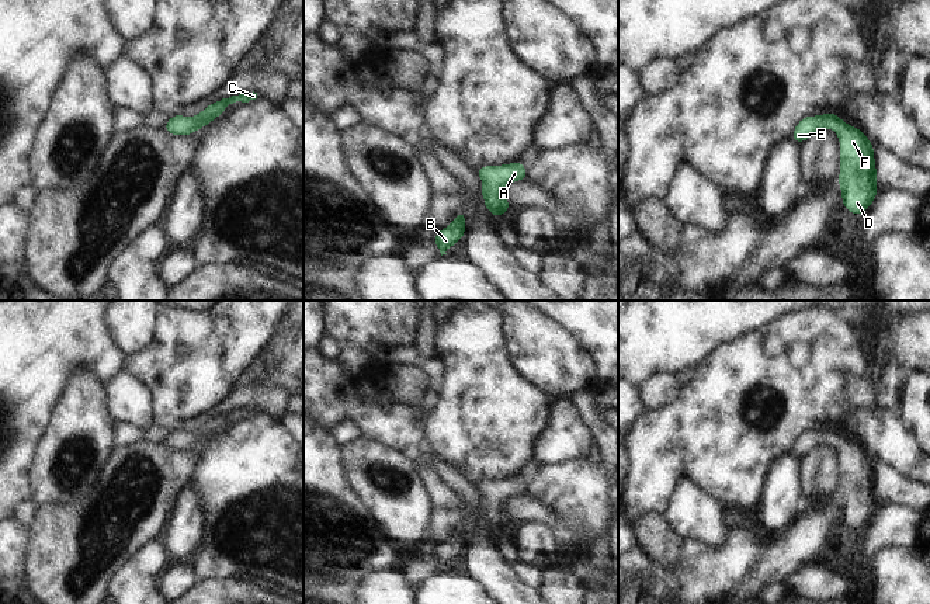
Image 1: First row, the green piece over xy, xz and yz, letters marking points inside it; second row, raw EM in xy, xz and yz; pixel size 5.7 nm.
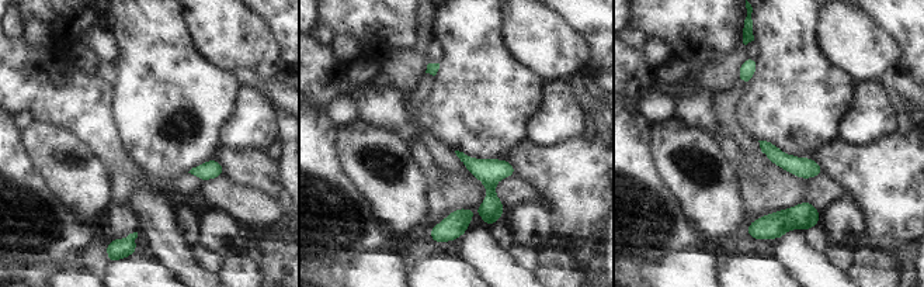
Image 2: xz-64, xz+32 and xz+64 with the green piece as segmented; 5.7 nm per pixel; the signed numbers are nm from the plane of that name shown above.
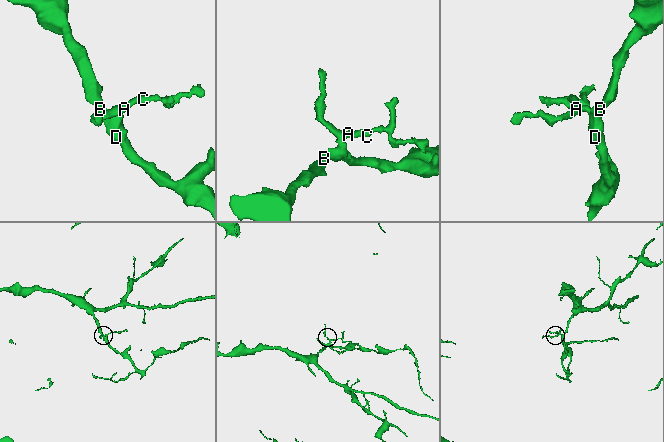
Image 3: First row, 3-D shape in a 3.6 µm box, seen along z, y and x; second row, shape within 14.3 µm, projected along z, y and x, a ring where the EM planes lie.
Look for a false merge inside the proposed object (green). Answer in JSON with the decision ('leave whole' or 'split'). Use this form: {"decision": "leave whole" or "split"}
{"decision": "leave whole"}

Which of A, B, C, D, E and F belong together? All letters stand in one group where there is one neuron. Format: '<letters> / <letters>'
A B C D E F

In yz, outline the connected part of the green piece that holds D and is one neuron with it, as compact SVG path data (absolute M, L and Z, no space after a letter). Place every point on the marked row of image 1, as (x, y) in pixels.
M825 112L819 117L805 115L795 125L791 139L801 145L820 129L833 129L837 133L840 142L837 183L841 190L841 202L849 212L860 216L872 205L879 191L874 143L861 129L846 124L834 112Z

